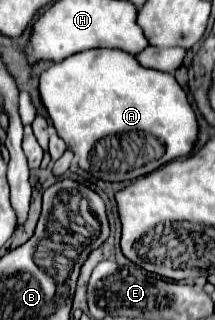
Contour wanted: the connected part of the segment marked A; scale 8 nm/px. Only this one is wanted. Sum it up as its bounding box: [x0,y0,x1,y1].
[38,48,198,182]

